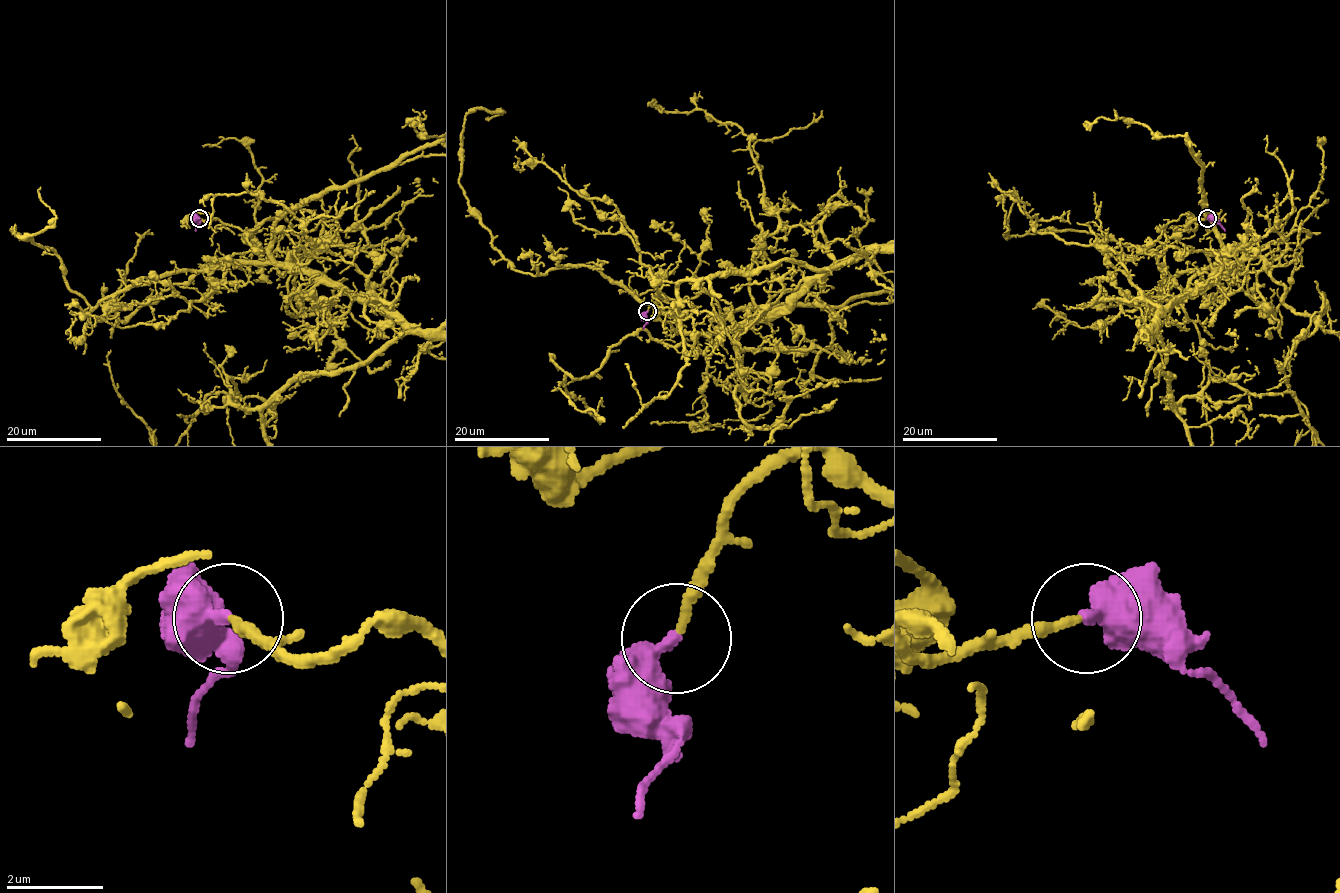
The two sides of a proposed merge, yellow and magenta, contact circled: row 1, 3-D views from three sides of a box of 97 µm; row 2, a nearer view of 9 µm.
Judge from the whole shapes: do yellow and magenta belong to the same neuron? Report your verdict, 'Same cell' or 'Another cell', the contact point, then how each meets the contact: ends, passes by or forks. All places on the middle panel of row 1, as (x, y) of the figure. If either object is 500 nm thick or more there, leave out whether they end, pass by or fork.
Same cell. Place: (647, 311). At the ring yellow ends. At the ring magenta ends

